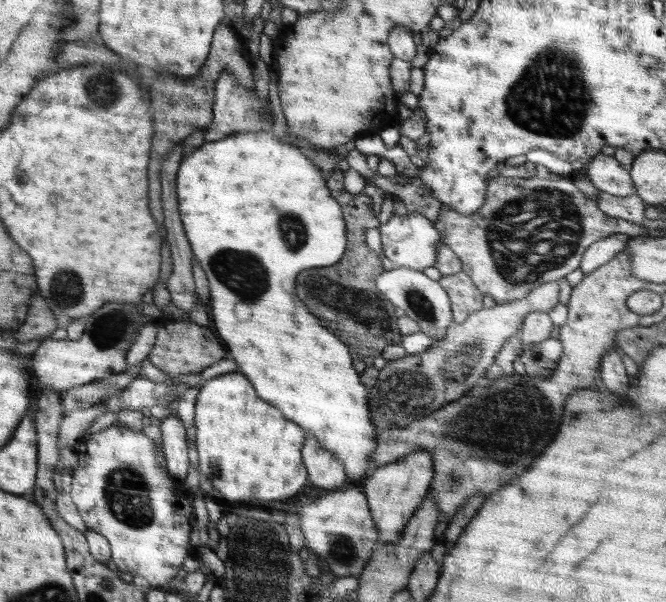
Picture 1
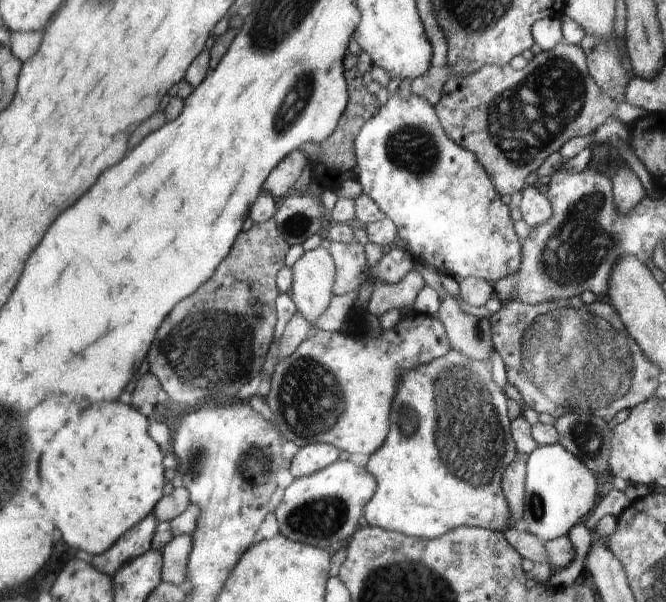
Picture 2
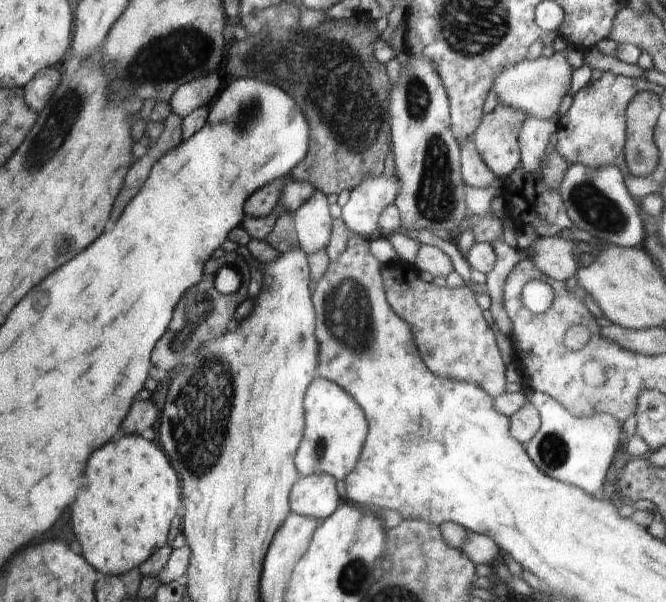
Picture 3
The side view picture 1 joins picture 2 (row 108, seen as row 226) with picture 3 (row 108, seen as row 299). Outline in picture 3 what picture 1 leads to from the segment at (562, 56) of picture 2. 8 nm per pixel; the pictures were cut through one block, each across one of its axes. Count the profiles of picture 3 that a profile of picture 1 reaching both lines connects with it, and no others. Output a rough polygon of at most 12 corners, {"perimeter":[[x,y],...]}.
{"perimeter":[[498,102],[472,141],[499,178],[520,166],[524,110]]}

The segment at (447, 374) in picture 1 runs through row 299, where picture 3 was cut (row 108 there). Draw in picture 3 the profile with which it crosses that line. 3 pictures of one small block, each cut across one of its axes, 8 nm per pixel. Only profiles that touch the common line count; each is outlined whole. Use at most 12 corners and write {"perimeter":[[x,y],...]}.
{"perimeter":[[567,50],[504,68],[500,104],[549,119],[570,91]]}

